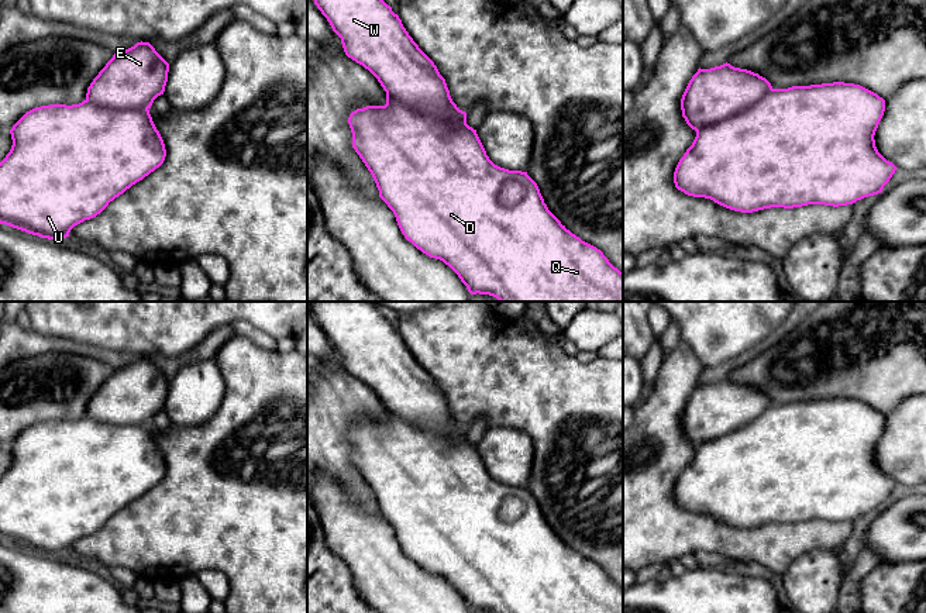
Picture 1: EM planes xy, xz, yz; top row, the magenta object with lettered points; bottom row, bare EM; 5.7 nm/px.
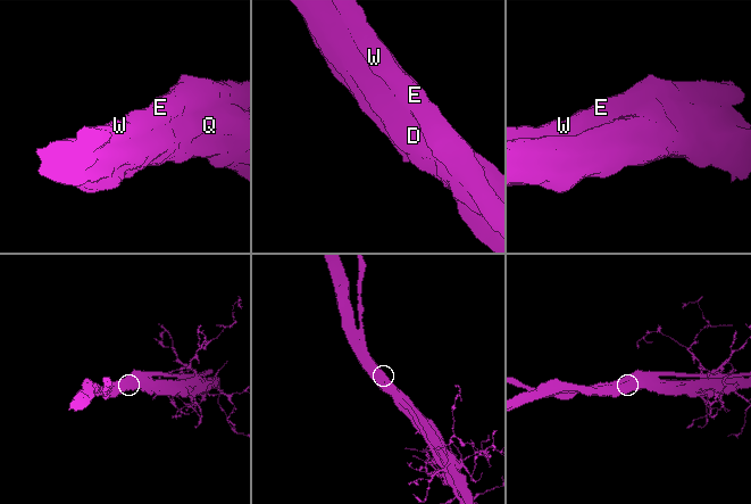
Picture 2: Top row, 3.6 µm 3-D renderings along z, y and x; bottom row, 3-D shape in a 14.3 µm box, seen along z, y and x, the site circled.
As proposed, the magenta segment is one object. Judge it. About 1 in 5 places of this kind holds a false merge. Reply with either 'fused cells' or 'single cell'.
fused cells

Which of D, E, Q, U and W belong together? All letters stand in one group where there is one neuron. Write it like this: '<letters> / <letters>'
D Q U / E W

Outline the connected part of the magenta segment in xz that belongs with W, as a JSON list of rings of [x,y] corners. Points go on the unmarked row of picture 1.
[[[313,302],[311,311],[333,347],[341,354],[345,371],[368,385],[389,411],[421,430],[458,433],[467,438],[467,428],[452,417],[445,395],[434,378],[413,357],[375,302]]]

